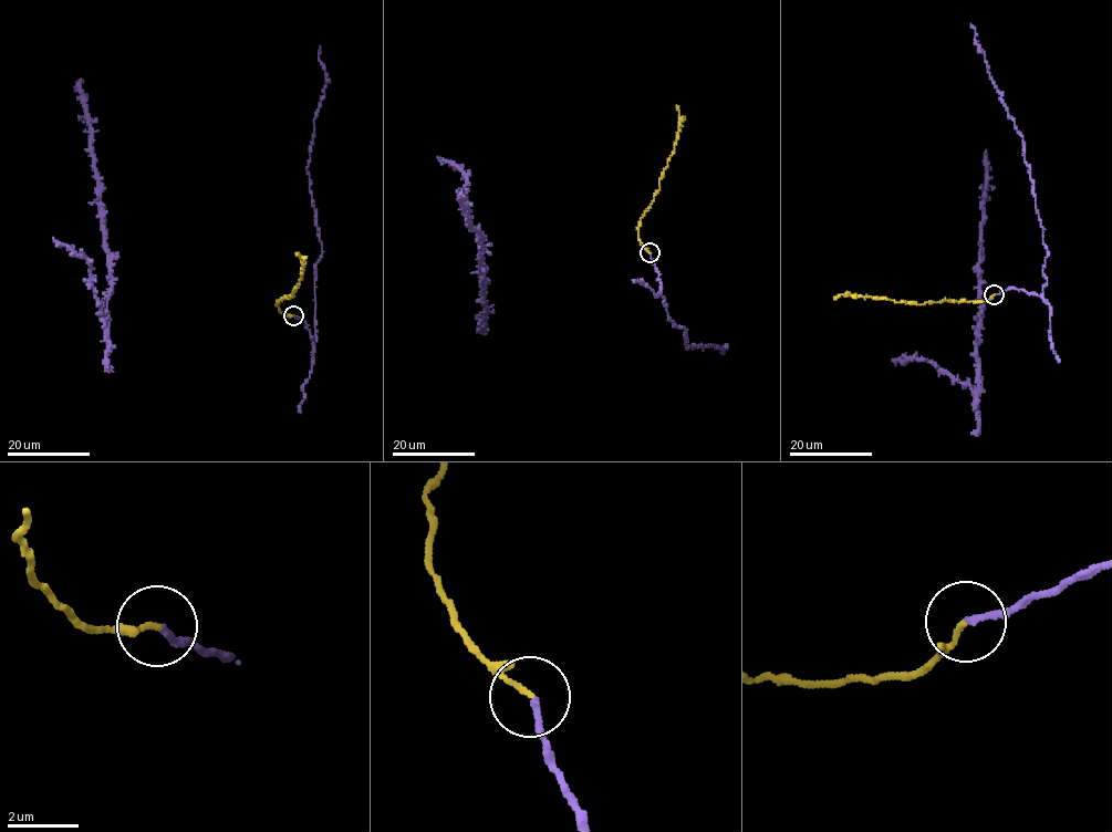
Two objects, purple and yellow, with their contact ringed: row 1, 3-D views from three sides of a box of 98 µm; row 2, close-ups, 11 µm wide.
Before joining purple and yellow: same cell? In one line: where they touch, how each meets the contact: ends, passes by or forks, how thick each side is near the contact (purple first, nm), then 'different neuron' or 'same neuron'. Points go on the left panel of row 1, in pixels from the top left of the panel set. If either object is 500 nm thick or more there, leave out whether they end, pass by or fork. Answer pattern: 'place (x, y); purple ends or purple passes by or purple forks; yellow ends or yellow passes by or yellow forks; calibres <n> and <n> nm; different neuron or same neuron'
place (293, 315); purple ends; yellow ends; calibres 180 and 130 nm; same neuron

